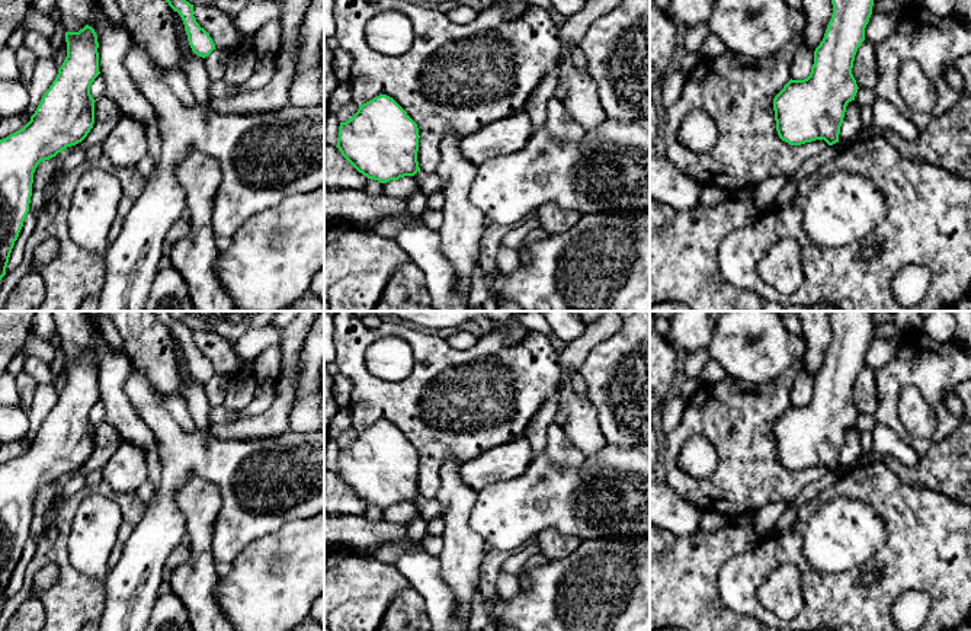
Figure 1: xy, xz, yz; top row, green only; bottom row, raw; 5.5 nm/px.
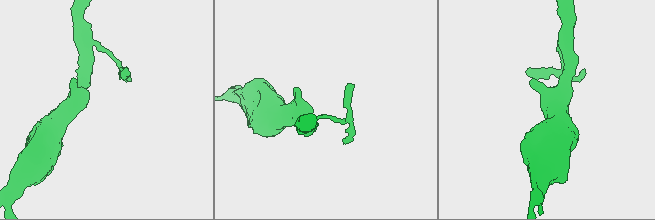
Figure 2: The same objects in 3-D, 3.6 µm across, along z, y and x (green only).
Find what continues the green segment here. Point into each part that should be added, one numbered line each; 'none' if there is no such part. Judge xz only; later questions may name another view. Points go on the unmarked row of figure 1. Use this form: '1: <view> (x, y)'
1: xz (429, 509)

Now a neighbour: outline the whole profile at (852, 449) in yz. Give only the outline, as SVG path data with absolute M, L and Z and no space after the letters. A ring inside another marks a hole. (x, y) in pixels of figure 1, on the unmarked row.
M852 426L846 432L843 449L840 452L839 467L840 468L853 468L863 454L861 443L861 432Z

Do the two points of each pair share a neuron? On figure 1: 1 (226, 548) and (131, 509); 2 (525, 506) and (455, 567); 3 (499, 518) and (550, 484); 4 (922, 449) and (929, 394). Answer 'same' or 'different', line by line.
1: different
2: different
3: same
4: same

